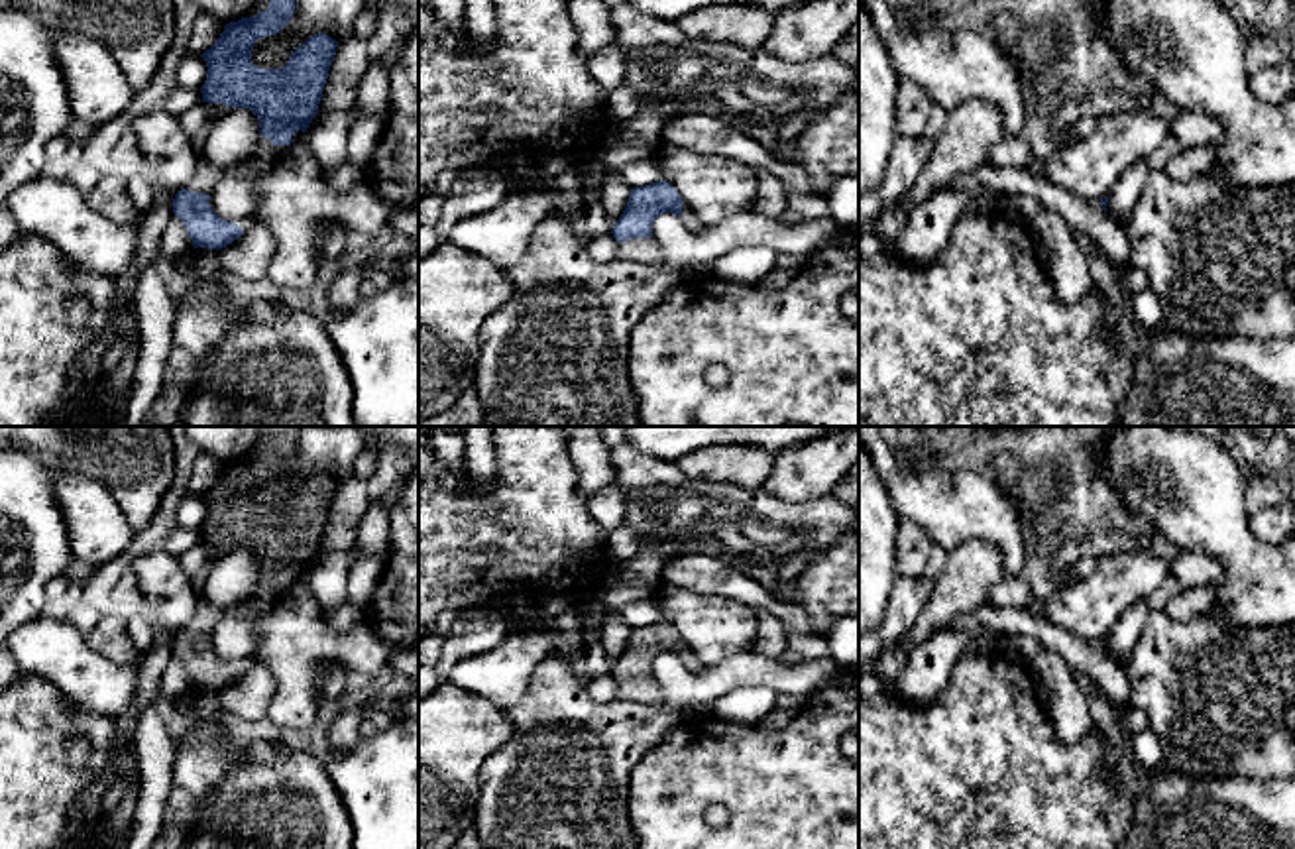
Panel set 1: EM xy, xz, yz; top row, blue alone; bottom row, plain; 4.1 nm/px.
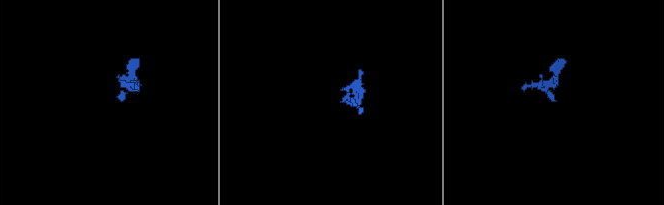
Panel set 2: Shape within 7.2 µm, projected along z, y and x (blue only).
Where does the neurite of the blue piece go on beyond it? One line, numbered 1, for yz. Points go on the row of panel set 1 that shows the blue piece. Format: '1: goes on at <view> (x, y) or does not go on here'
1: does not go on here

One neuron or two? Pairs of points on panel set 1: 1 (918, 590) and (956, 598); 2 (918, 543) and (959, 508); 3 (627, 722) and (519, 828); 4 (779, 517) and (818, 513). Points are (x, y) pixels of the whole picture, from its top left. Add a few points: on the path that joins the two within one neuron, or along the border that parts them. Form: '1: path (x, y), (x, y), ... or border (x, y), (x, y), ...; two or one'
1: border (936, 580), (928, 604), (908, 633); two
2: border (900, 517), (914, 523), (934, 545); two
3: path (600, 747), (547, 800); one
4: path (788, 517), (808, 517); one

